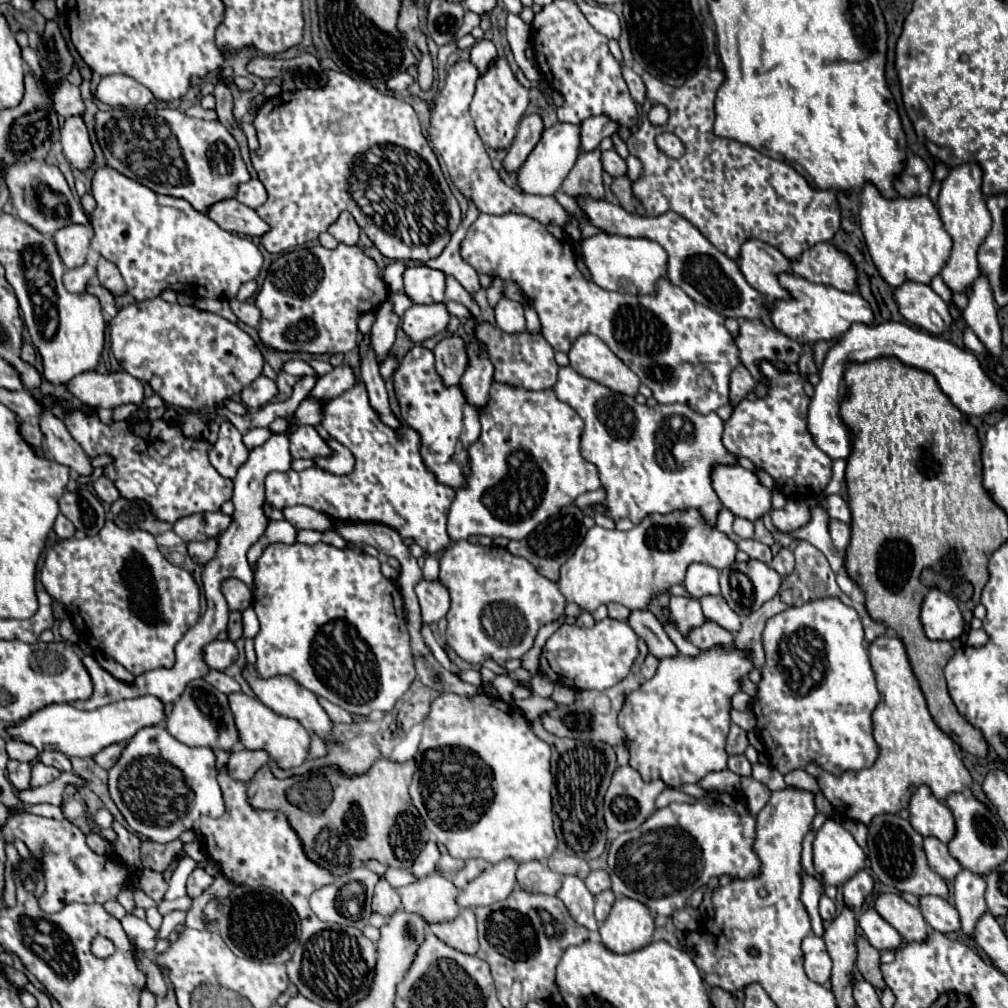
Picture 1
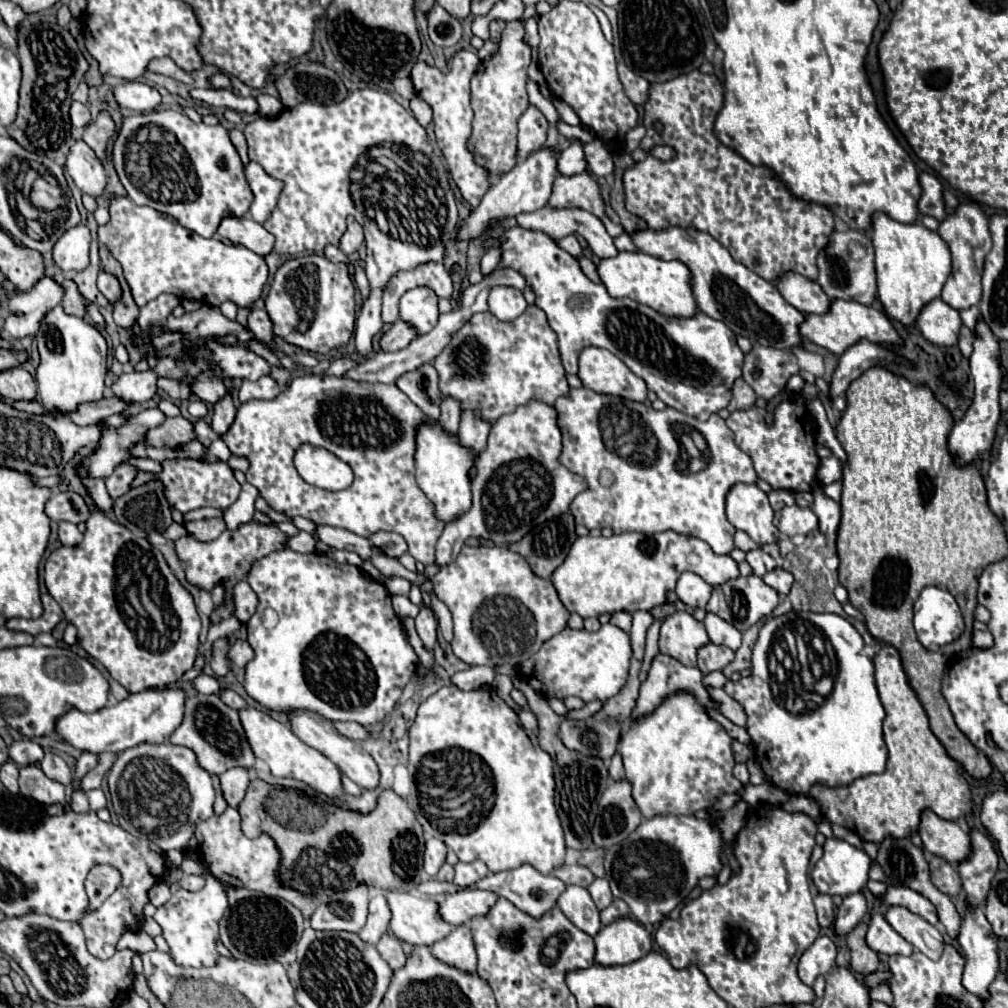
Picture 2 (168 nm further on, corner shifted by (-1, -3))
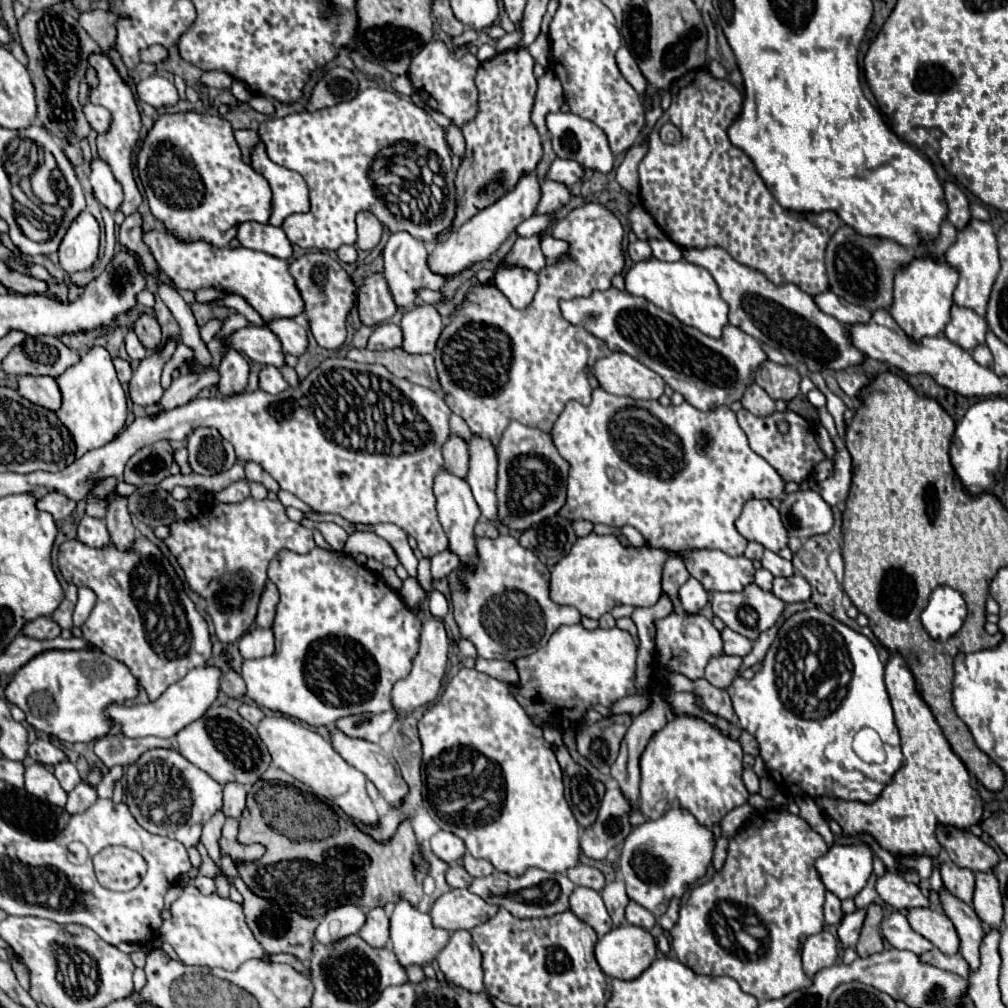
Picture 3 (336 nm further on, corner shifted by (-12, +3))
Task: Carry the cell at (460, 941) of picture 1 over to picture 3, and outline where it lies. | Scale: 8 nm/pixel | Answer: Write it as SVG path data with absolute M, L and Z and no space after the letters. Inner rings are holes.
M456 930L450 934L446 948L438 954L438 966L448 982L468 990L468 992L482 992L482 956L476 948L470 932Z

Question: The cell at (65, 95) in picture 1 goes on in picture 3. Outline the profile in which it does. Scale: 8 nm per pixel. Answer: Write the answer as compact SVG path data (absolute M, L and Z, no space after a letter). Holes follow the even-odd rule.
M88 102L88 104L84 106L84 116L86 116L86 120L90 122L90 126L92 126L98 134L108 132L110 122L112 122L112 116L110 116L110 112L108 112L106 108L94 106L94 104Z

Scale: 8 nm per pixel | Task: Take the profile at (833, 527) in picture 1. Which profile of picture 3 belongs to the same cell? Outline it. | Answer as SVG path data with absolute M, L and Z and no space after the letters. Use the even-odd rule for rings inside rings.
M822 408L820 410L820 422L826 422L826 430L834 442L834 472L832 476L828 476L822 484L820 484L820 496L830 504L830 506L842 506L844 500L848 498L848 490L850 490L850 482L852 482L852 462L850 462L850 454L844 446L844 440L836 434L836 428L832 422L832 416Z

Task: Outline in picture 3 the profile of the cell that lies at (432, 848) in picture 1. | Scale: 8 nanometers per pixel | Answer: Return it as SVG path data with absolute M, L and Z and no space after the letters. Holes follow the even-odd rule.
M444 830L436 832L436 834L432 836L430 844L432 844L432 852L434 852L438 858L442 858L444 862L448 862L448 864L458 862L458 860L466 854L464 842L462 842L458 836L454 836L452 832L444 832Z

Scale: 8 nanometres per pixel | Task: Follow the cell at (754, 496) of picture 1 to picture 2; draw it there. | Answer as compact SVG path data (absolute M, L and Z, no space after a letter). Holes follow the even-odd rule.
M735 484L727 494L727 518L737 528L747 532L757 544L777 542L779 530L773 526L773 508L767 494L757 484Z

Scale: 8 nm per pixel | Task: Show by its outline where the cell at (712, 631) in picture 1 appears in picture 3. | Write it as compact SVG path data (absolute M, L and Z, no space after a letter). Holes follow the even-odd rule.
M718 656L718 658L712 658L706 666L706 680L716 686L716 688L728 688L734 680L734 676L738 674L740 670L740 664L742 664L742 658L738 656Z

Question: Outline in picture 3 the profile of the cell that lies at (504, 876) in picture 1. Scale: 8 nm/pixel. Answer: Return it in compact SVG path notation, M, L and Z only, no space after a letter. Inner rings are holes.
M450 890L436 898L430 908L432 924L448 932L472 930L484 920L490 920L498 912L496 906L480 900L480 896L468 890Z

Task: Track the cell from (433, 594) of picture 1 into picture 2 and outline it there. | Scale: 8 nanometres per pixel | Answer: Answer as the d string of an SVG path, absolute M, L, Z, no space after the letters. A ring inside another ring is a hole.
M427 604L419 606L419 616L415 618L415 626L417 626L417 634L423 640L423 644L427 648L433 648L437 642L437 634L435 634L437 618L435 618L435 612L431 606L427 606Z

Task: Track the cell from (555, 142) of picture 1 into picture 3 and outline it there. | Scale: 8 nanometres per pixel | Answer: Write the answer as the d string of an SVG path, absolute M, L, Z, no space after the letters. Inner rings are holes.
M534 174L522 176L518 186L512 192L508 192L506 196L502 196L492 206L478 212L460 230L450 232L444 240L434 244L430 248L428 268L432 268L432 272L436 272L438 276L444 276L444 278L452 280L454 276L458 276L466 268L472 268L474 264L488 260L500 248L500 244L516 230L516 226L534 214L534 208L536 208L538 200L540 200L540 182L538 182L538 178Z

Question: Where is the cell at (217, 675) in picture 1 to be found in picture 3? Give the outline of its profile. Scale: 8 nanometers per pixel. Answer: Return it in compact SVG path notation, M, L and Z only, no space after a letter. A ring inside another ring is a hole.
M242 704L238 708L240 716L244 716L244 720L252 722L252 724L258 724L262 718L264 718L264 710L260 710L256 704Z

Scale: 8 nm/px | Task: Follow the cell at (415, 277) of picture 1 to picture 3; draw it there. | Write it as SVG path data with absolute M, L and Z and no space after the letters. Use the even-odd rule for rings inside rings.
M420 304L404 314L400 328L404 334L402 350L408 354L432 354L442 332L442 316L432 304Z

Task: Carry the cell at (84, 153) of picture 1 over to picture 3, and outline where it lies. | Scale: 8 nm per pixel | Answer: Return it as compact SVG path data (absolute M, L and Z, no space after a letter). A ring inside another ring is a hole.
M100 158L92 162L92 172L90 172L90 186L94 198L106 206L110 212L120 210L120 204L124 200L124 192L118 184L118 180L112 176L112 170L108 168L106 162Z

